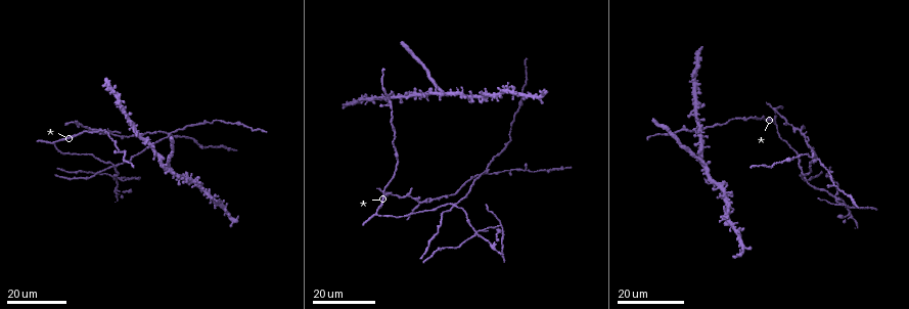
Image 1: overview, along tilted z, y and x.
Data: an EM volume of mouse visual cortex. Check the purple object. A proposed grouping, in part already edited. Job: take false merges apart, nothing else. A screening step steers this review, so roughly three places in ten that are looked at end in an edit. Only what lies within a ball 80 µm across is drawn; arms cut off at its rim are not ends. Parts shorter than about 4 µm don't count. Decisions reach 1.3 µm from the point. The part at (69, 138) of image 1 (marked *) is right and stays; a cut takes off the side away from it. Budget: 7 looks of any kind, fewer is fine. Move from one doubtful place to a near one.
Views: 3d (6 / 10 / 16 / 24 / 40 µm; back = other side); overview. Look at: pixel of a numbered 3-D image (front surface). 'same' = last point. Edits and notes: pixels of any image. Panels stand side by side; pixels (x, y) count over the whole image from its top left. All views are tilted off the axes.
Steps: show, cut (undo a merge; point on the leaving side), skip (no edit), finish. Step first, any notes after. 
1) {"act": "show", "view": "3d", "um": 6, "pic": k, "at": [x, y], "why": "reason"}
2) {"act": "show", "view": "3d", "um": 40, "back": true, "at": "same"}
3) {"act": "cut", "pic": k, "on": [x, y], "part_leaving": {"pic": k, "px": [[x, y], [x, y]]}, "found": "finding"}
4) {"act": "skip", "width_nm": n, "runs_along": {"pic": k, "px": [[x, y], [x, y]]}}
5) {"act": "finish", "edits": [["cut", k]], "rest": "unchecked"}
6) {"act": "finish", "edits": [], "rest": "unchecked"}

{"act": "show", "view": "3d", "um": 16, "pic": 1, "at": [475, 232], "why": "looks like a crossing"}

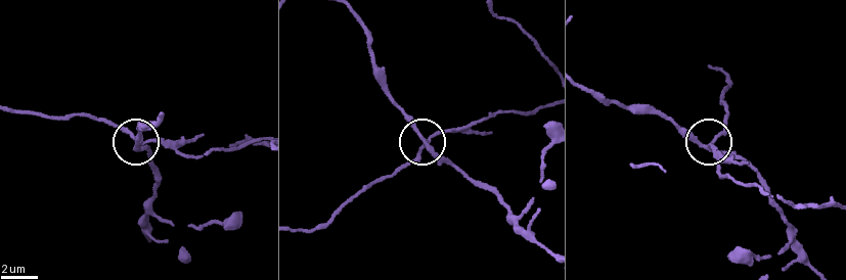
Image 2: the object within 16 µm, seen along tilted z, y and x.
{"act": "show", "view": "3d", "um": 6, "pic": 2, "at": [426, 140]}

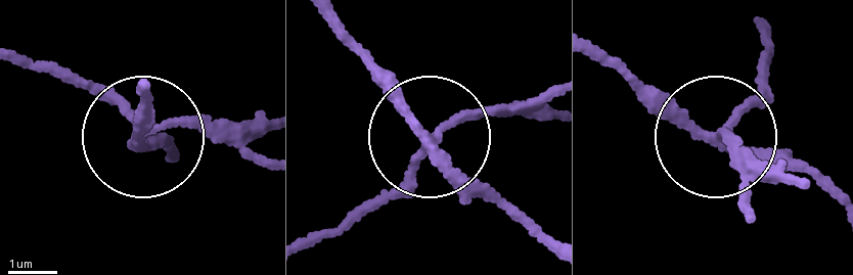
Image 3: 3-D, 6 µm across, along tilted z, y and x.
{"act": "cut", "pic": 3, "on": [101, 85], "side_arm_um": 23, "arms": 4, "found": "a second neuron is stuck on"}

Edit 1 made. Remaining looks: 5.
{"act": "show", "view": "overview", "why": "redraw"}

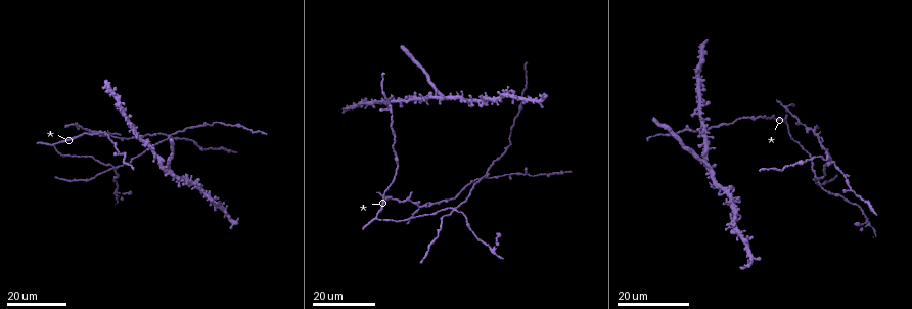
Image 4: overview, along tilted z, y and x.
{"act": "show", "view": "3d", "um": 24, "pic": 4, "at": [115, 167], "why": "four-way junction"}

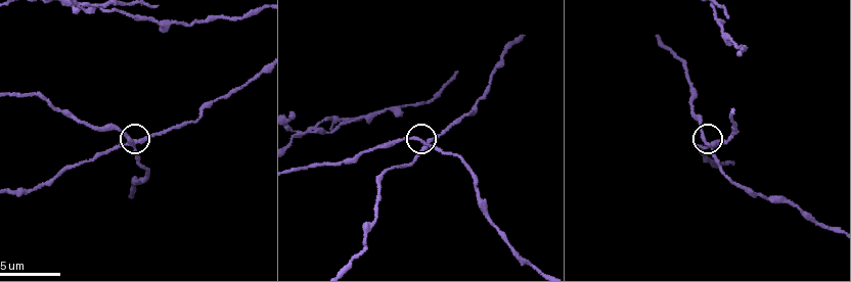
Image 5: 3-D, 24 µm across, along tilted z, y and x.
{"act": "show", "view": "3d", "um": 6, "pic": 5, "at": [135, 146]}

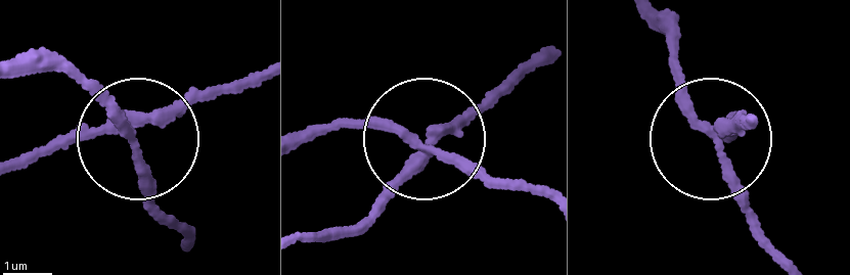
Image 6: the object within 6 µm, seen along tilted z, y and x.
{"act": "skip", "side_arm_um": 28, "runs_along": {"pic": 6, "px": [[301, 144], [382, 130], [545, 184]]}, "found": "continuous, no second neuron"}

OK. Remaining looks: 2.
{"act": "show", "view": "3d", "um": 16, "pic": 4, "at": [117, 192], "why": "side arm on a straight run"}

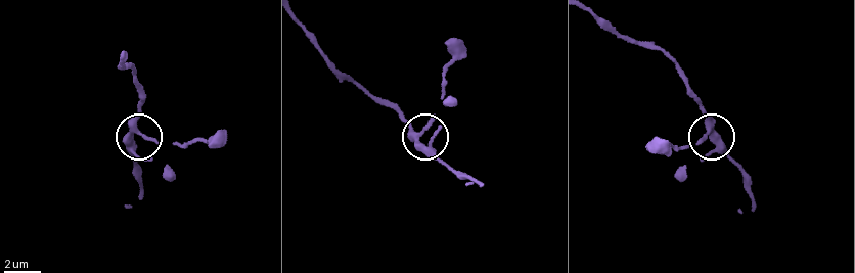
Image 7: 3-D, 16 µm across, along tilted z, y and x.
{"act": "show", "view": "3d", "um": 10, "pic": 7, "at": [709, 128]}

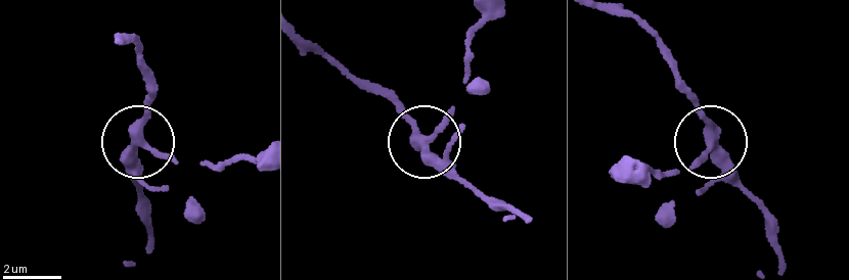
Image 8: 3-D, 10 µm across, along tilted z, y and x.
{"act": "skip", "arms": 3, "found": "one neuron here"}

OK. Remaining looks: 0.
{"act": "finish", "edits": [["cut", 3]], "rest": "unchecked"}

